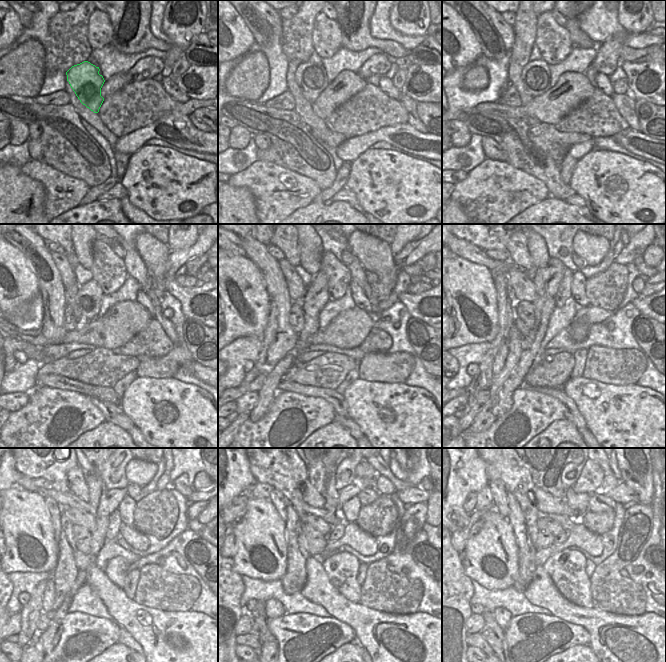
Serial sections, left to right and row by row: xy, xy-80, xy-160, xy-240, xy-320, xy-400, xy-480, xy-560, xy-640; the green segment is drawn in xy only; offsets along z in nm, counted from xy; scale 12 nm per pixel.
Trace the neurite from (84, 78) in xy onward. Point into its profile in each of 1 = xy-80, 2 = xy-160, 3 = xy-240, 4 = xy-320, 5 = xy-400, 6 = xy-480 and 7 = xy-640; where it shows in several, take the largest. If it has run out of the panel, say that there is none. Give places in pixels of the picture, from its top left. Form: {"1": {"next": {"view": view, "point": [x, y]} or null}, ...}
{"1": {"next": {"view": "xy-80", "point": [311, 78]}}, "2": {"next": {"view": "xy-160", "point": [535, 75]}}, "3": {"next": {"view": "xy-240", "point": [88, 299]}}, "4": {"next": {"view": "xy-320", "point": [316, 297]}}, "5": {"next": {"view": "xy-400", "point": [541, 281]}}, "6": {"next": {"view": "xy-480", "point": [97, 488]}}, "7": {"next": {"view": "xy-640", "point": [545, 468]}}}

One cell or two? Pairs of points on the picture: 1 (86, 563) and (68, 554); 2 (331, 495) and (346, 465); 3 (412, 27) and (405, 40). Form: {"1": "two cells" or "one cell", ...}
{"1": "two cells", "2": "two cells", "3": "two cells"}

